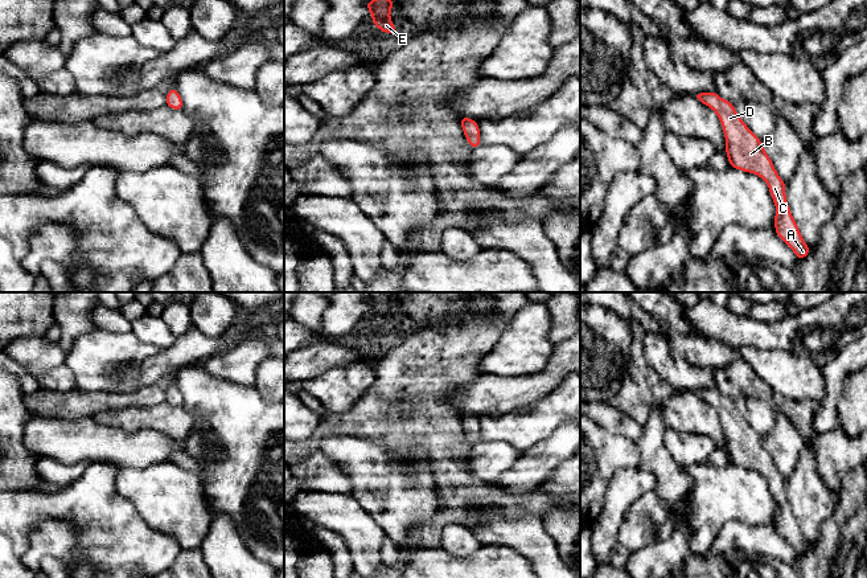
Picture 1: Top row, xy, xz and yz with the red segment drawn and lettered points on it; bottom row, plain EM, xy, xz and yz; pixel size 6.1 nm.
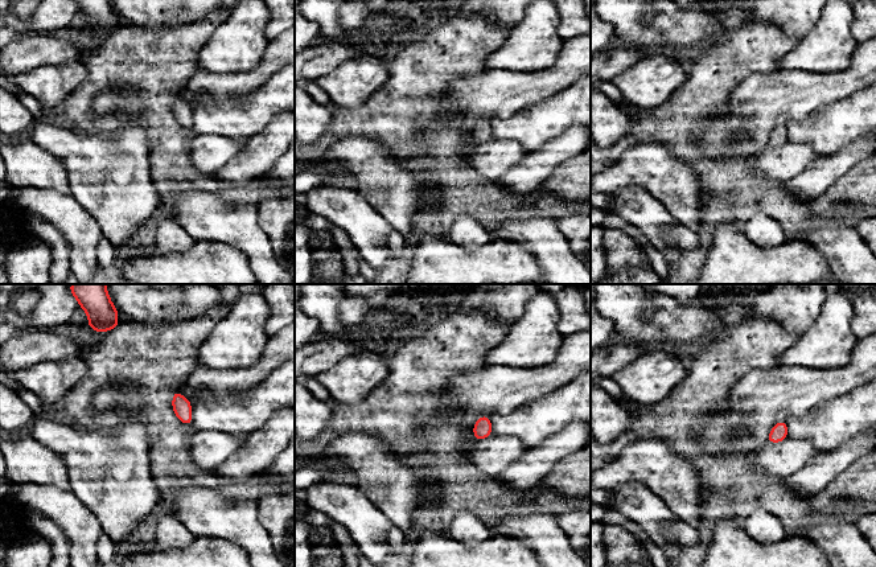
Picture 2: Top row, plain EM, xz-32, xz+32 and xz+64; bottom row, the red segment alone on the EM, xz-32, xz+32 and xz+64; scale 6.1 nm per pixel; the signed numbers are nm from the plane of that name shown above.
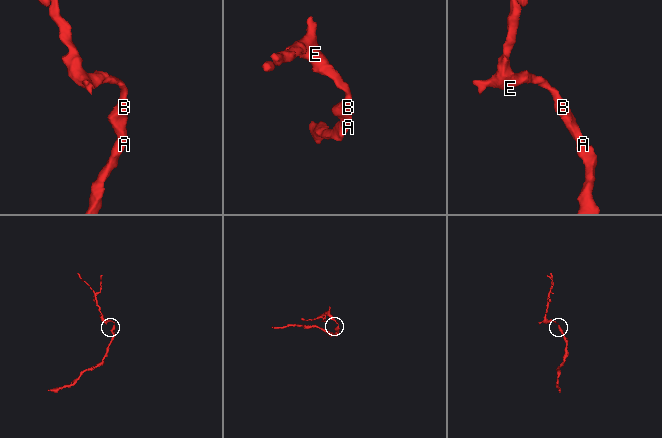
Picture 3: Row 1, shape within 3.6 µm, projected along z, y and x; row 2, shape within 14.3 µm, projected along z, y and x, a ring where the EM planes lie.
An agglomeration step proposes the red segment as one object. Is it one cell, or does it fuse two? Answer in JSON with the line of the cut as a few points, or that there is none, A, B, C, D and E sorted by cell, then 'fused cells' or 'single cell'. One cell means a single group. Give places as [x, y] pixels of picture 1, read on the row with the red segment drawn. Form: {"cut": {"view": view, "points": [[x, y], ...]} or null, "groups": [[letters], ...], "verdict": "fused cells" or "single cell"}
{"cut": null, "groups": [["A", "B", "C", "D", "E"]], "verdict": "single cell"}

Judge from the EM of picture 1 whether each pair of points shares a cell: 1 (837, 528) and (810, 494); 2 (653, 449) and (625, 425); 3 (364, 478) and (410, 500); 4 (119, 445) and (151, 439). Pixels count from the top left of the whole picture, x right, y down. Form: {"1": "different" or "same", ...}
{"1": "different", "2": "different", "3": "same", "4": "same"}

